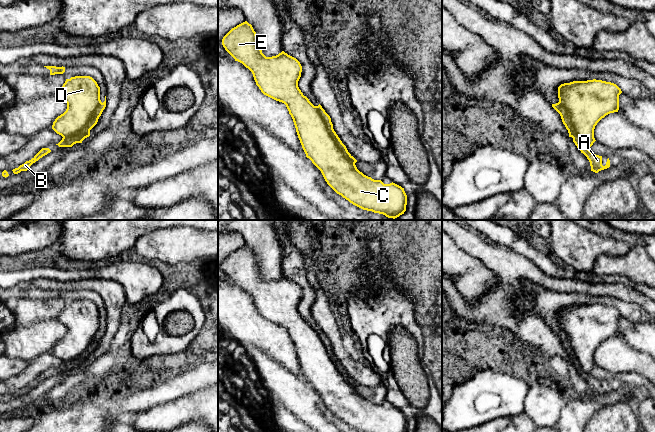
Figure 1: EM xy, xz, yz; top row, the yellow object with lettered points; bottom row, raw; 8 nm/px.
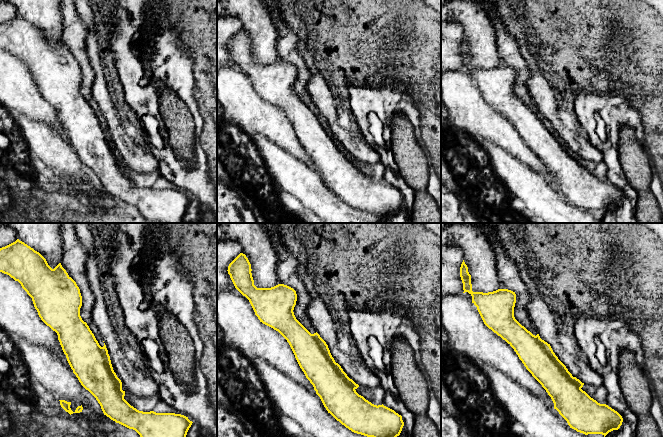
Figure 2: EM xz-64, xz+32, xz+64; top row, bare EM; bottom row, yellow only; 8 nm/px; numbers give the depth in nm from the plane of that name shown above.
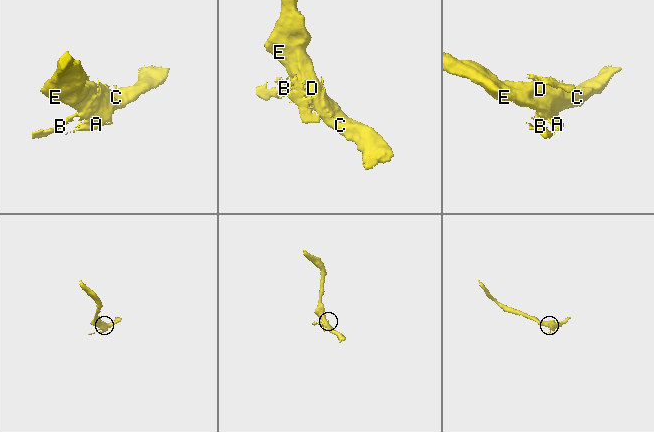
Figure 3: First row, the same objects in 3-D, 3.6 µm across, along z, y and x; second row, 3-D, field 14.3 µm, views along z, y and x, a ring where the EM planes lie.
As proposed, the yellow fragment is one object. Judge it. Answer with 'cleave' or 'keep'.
cleave

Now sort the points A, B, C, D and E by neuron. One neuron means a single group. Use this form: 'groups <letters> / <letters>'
groups A B / C D E

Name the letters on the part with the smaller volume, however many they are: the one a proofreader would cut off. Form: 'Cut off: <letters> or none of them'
Cut off: A, B

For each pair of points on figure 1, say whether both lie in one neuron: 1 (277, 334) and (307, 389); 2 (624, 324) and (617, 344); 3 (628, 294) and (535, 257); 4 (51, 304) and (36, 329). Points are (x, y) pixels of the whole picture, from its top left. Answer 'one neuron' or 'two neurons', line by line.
1: two neurons
2: two neurons
3: two neurons
4: two neurons

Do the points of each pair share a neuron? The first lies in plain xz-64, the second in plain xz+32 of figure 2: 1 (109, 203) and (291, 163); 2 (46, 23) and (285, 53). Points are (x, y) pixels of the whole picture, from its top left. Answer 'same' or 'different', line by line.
1: same
2: different

